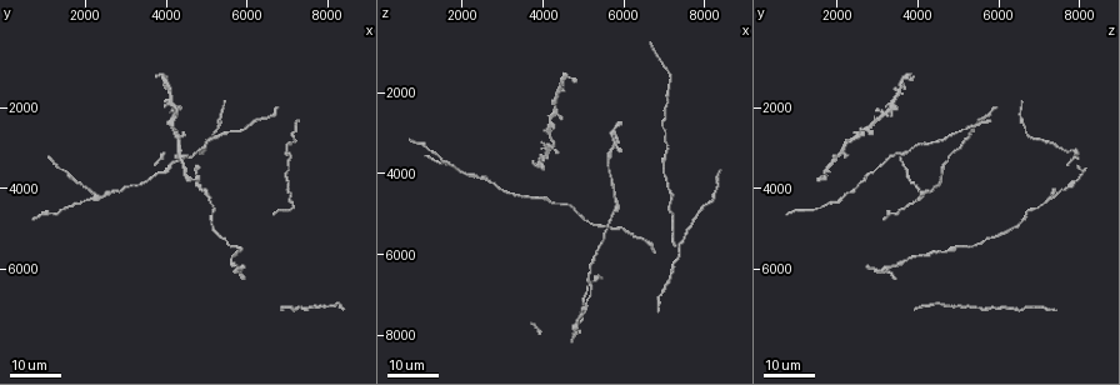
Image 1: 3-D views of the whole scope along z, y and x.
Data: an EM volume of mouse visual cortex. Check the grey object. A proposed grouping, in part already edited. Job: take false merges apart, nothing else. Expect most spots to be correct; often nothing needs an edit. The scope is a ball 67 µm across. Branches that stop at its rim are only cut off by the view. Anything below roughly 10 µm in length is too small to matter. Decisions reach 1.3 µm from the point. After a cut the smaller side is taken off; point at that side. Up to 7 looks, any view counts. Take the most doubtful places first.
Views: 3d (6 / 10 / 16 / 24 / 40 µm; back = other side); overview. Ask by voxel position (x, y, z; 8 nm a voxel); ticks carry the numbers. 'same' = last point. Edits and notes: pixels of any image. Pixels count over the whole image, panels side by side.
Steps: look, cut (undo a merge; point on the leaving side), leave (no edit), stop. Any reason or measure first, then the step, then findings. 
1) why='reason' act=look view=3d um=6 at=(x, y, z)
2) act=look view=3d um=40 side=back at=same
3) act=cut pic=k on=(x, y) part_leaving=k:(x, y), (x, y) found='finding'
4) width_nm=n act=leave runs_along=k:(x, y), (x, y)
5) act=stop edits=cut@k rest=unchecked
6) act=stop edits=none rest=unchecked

why='arms run side by side' act=look view=3d um=24 at=(2250, 4150, 4050)

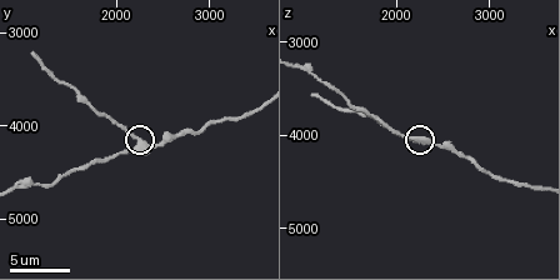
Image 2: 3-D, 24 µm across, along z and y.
act=look view=3d um=10 at=(2250, 4200, 4100)

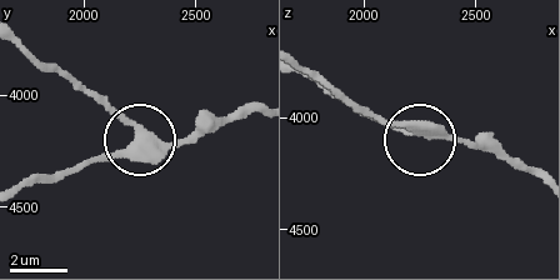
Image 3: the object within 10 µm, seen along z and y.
width_nm=310 act=leave runs_along=3:(258, 113), (173, 141), (144, 141), (95, 93) found='continuous, no second neuron'

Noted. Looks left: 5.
why='four or more arms meet' act=look view=3d um=24 at=(4250, 1950, 3300)

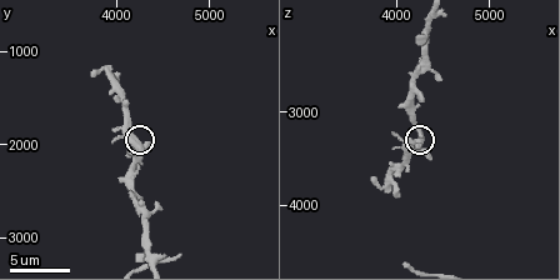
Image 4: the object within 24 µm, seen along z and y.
why='closer look' act=look view=3d um=10 at=(4200, 2000, 3350)

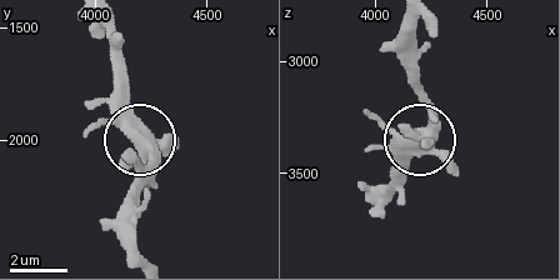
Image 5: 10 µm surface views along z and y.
act=look view=3d um=6 at=(4220, 1990, 3330)

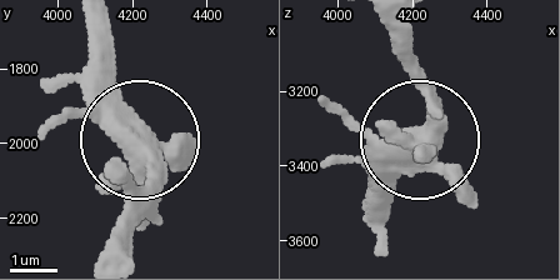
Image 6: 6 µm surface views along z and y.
act=leave found='one neuron here'

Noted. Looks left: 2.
act=look view=3d um=24 at=(5800, 5500, 4950)

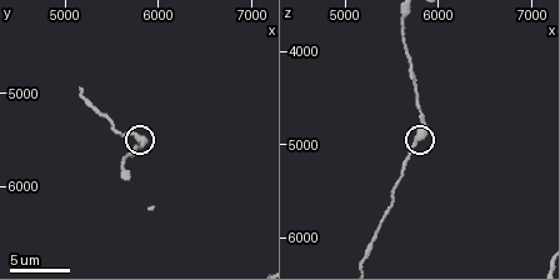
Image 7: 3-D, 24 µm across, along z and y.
act=look view=3d um=6 at=same

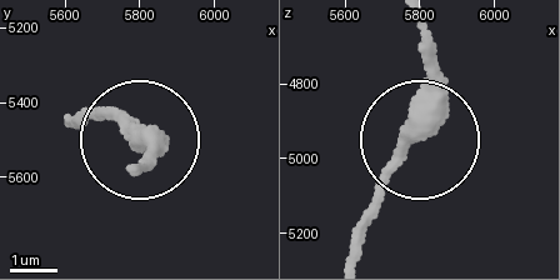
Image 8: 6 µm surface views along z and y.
act=leave runs_along=8:(355, 256), (415, 125), (426, 21) found='one neuron here'

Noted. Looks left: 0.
act=stop edits=none rest=unchecked

